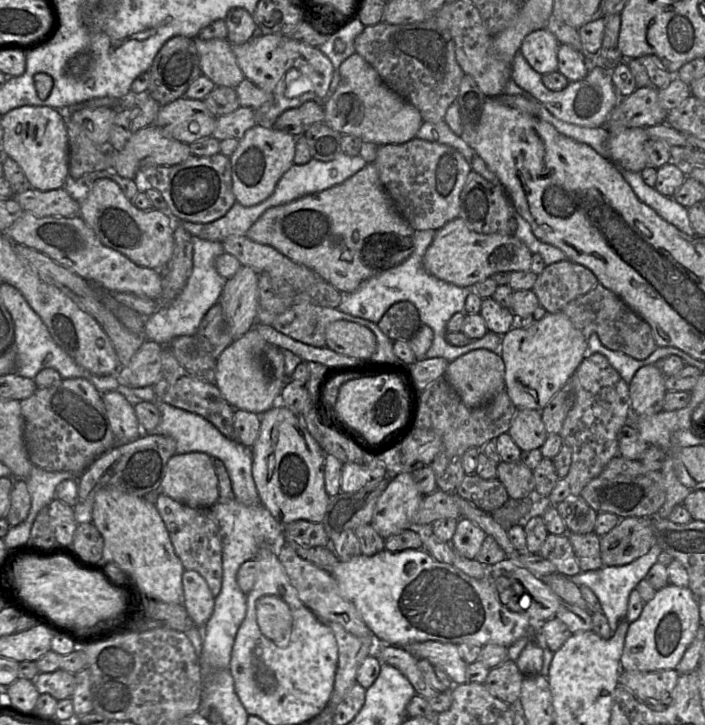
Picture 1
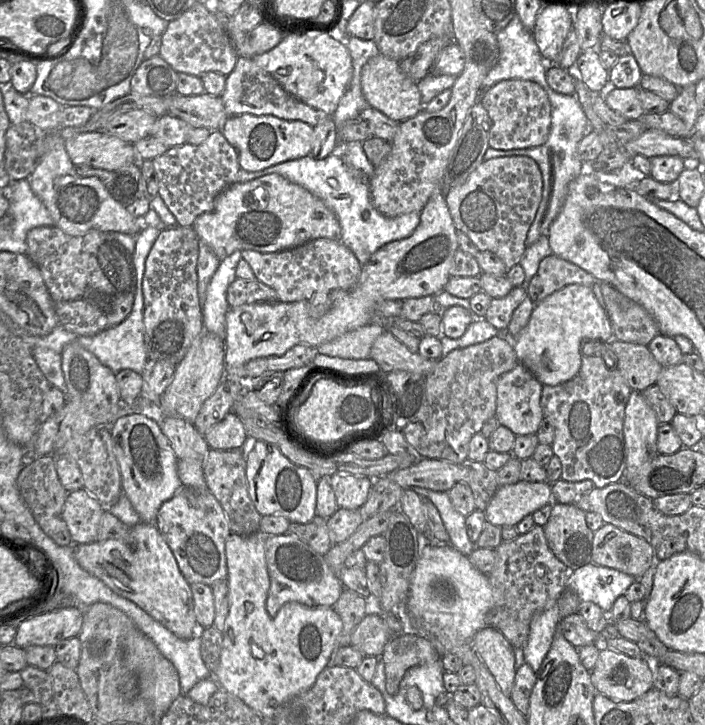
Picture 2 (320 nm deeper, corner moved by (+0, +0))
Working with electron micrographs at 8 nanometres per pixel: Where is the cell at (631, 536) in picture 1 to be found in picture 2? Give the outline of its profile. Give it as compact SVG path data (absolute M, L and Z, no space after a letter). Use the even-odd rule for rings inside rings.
M604 523L593 536L593 563L640 578L656 564L656 553L644 538Z

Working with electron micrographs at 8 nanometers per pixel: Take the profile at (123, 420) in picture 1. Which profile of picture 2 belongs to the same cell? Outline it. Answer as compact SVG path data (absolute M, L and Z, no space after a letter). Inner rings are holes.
M133 413L117 418L110 426L110 433L121 474L122 493L130 500L141 522L155 523L161 505L183 487L177 473L178 458L163 434L160 422L142 413Z

